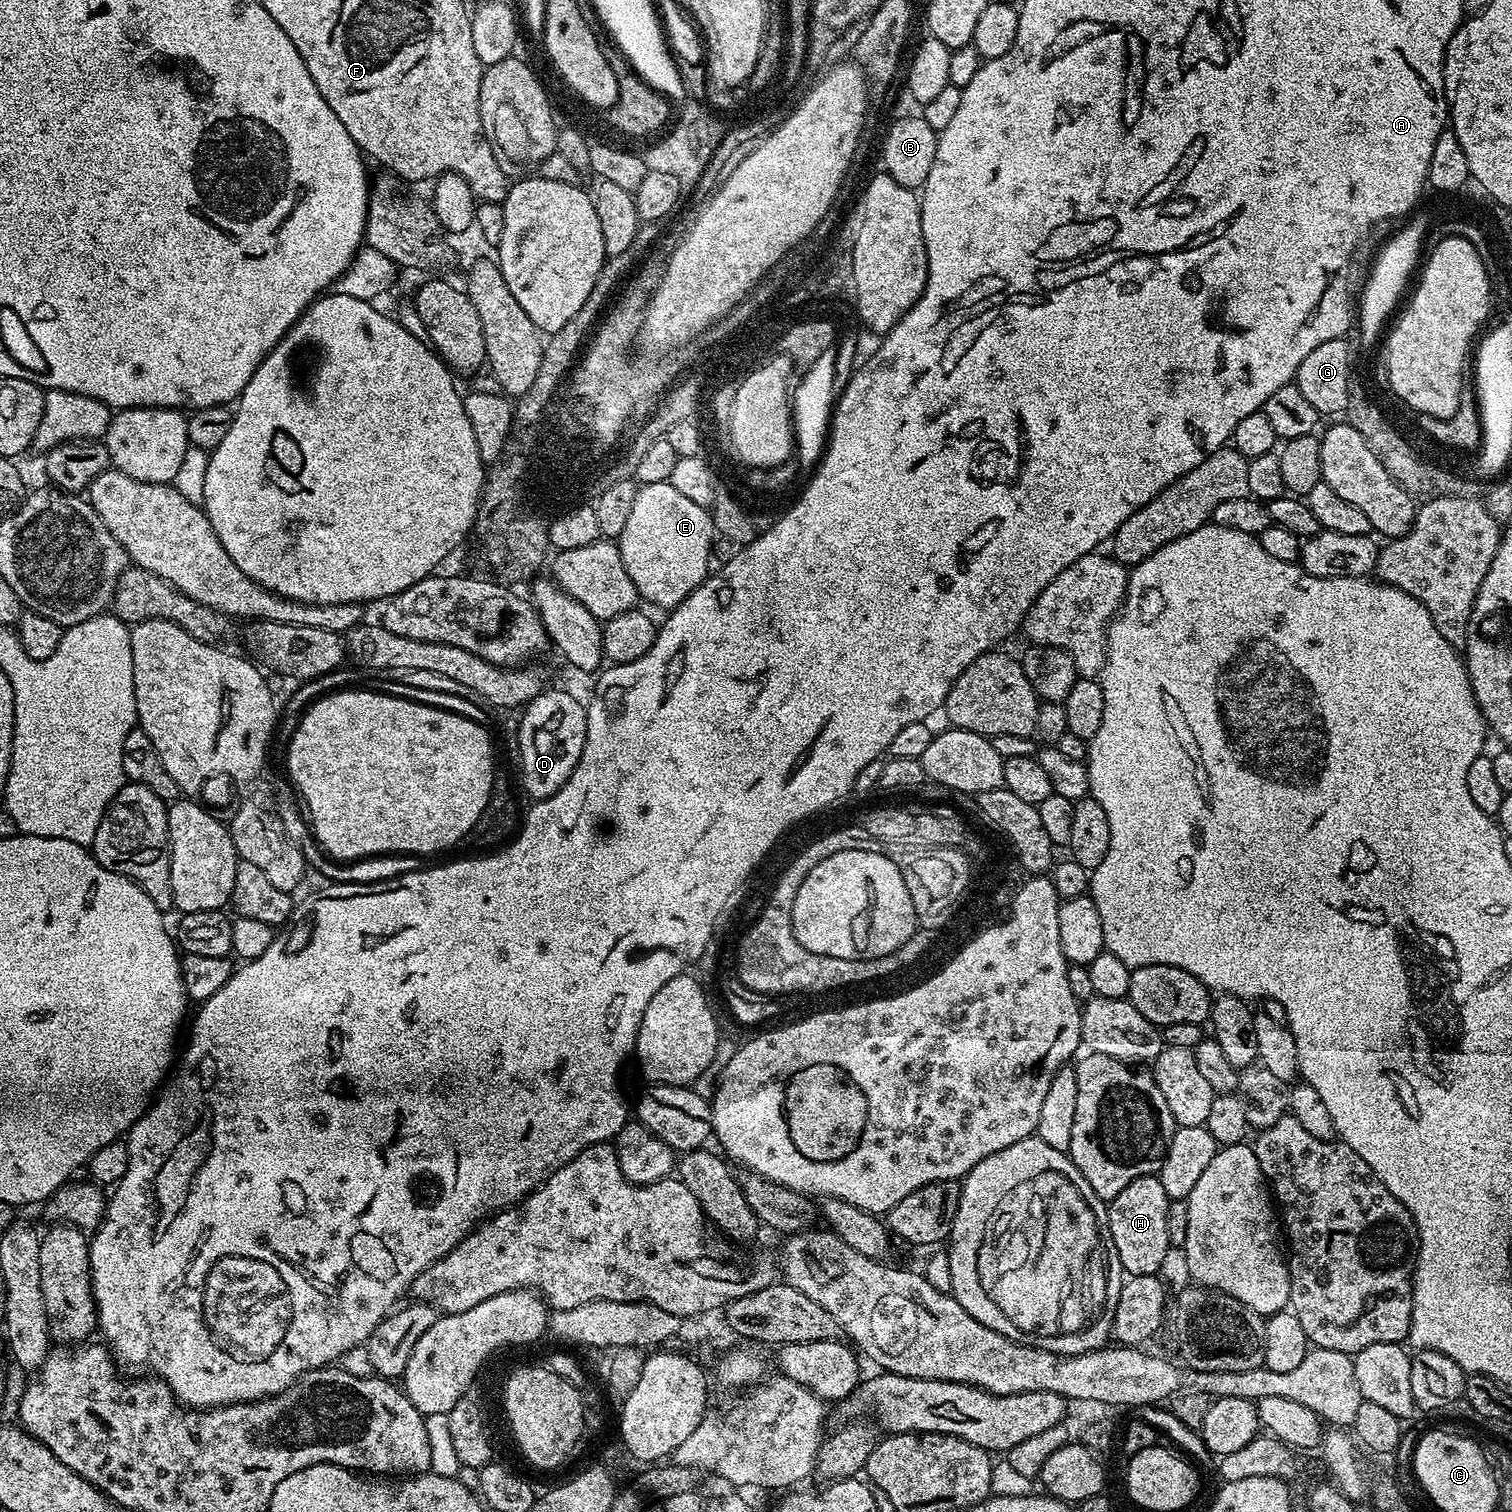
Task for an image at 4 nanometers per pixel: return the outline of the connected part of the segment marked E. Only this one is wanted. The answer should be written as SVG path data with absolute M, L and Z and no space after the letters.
M654 482L642 484L636 489L634 506L630 509L630 518L626 521L626 530L618 537L618 547L622 554L622 566L634 582L637 597L641 601L649 600L663 610L677 608L686 597L710 575L708 559L712 556L712 536L714 529L709 509L690 502L683 494L678 494L672 484Z

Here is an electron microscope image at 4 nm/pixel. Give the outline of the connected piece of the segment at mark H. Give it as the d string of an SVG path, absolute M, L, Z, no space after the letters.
M1153 1174L1130 1182L1130 1186L1126 1186L1126 1190L1122 1190L1122 1194L1108 1204L1110 1234L1128 1276L1155 1276L1159 1273L1170 1247L1166 1234L1169 1203L1159 1175Z

